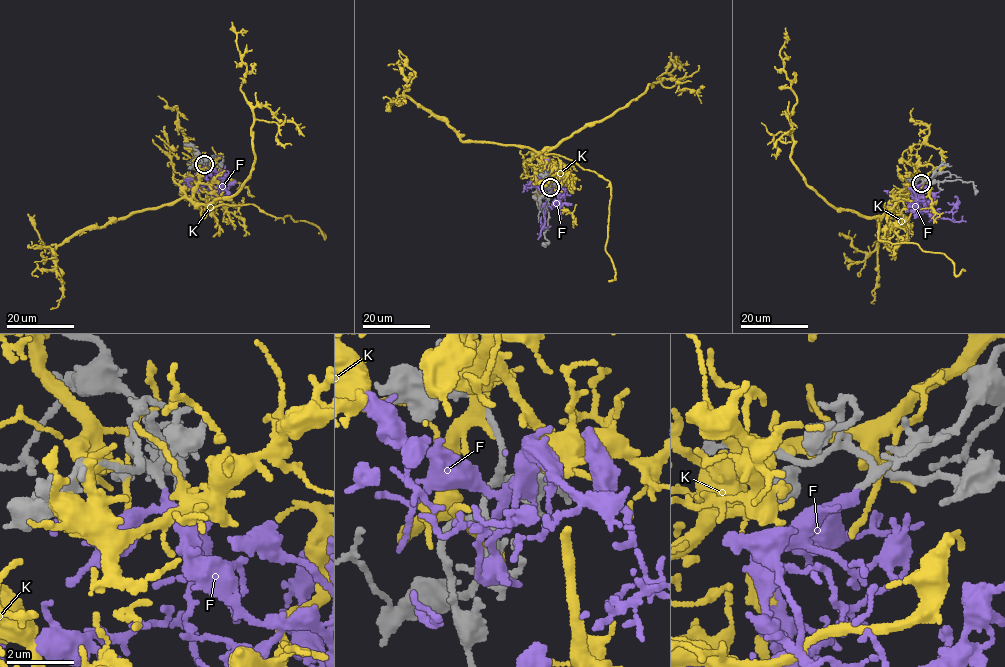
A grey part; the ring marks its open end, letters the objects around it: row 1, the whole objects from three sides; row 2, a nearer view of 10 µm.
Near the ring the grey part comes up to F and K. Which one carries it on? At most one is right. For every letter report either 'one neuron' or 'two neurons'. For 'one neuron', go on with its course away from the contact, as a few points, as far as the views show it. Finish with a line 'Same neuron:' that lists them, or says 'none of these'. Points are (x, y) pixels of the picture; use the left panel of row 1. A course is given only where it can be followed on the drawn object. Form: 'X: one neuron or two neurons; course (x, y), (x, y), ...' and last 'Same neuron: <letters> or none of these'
F: one neuron; course (203, 165), (212, 177), (221, 181), (222, 189), (212, 193), (222, 197), (217, 191)
K: two neurons
Same neuron: F

